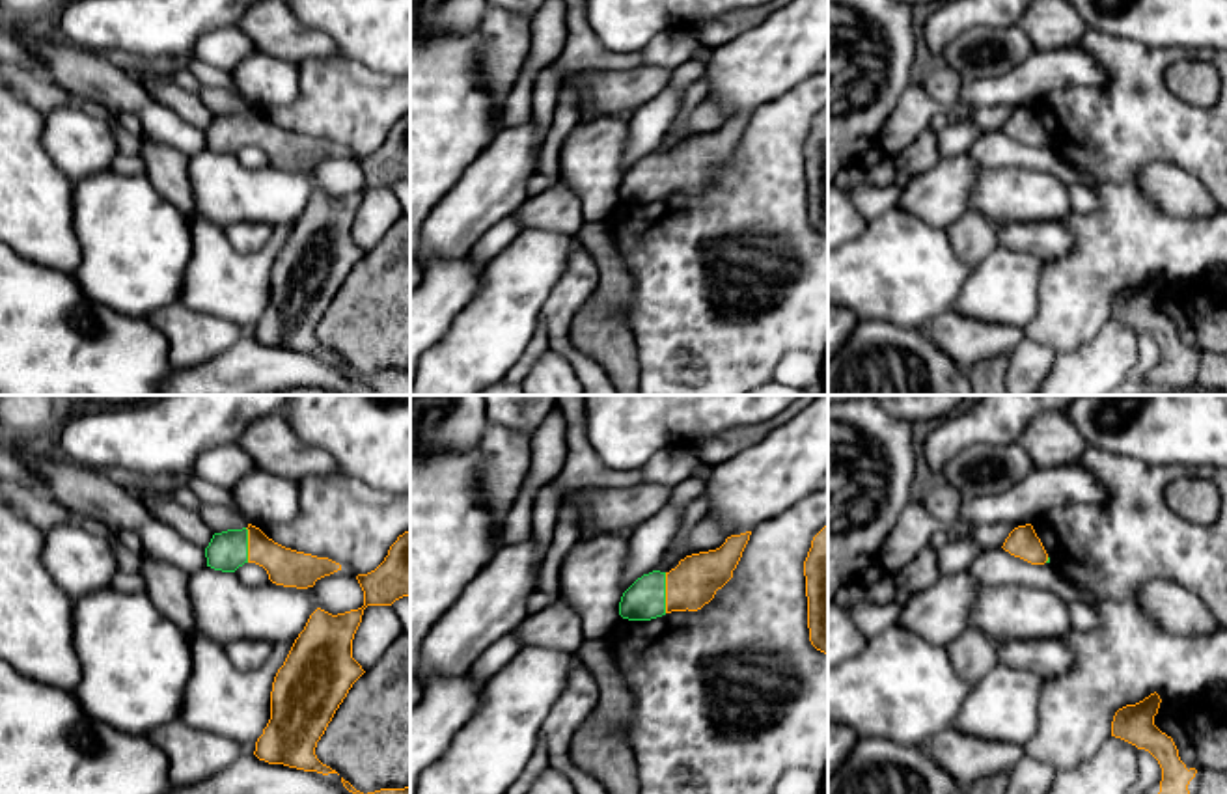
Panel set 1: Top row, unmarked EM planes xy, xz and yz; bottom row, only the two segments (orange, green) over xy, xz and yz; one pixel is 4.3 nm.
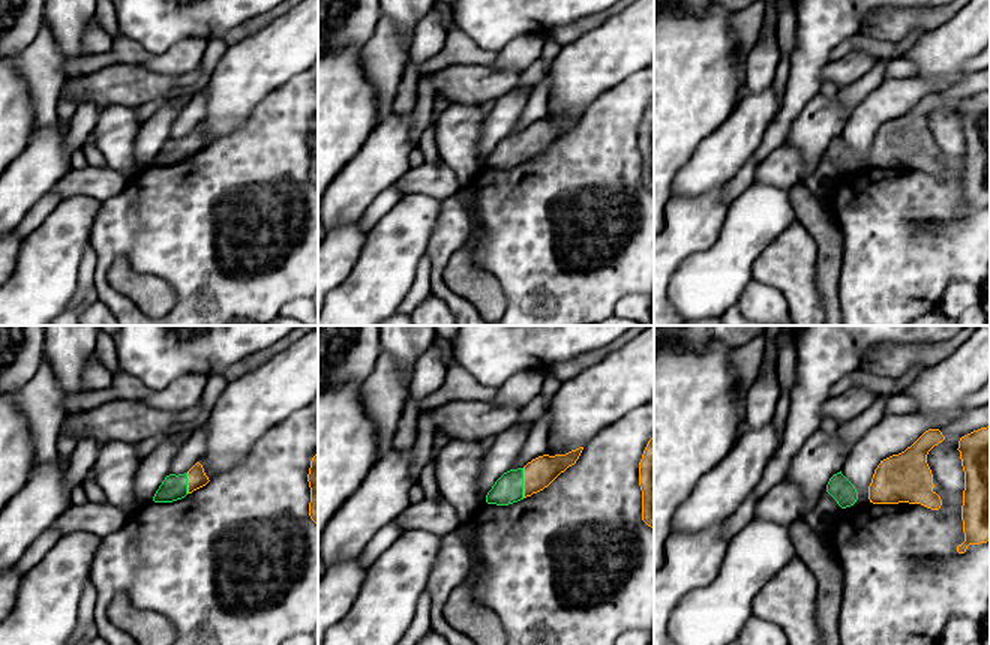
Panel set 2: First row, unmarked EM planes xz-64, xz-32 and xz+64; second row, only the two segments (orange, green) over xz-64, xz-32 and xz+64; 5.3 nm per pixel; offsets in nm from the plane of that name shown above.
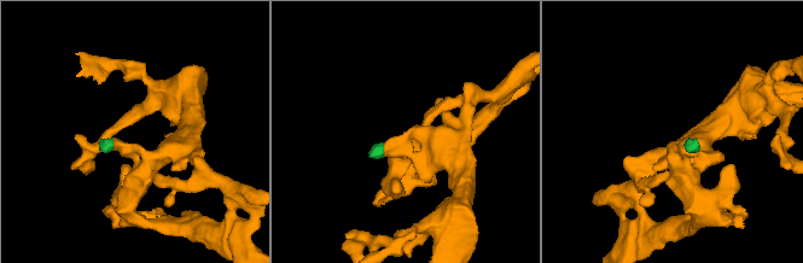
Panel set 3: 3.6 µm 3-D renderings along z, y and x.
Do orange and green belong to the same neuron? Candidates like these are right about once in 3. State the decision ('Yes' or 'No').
Yes

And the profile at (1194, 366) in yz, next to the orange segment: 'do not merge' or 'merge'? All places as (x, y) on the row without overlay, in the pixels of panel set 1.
merge

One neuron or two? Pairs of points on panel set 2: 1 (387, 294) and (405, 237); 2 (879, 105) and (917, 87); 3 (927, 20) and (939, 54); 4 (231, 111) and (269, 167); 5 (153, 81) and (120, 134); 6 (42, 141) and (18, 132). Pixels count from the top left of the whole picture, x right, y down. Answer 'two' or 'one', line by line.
1: one
2: one
3: two
4: two
5: two
6: two

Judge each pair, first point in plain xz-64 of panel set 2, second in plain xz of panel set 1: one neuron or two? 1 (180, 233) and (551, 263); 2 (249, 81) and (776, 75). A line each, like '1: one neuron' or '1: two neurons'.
1: two neurons
2: one neuron

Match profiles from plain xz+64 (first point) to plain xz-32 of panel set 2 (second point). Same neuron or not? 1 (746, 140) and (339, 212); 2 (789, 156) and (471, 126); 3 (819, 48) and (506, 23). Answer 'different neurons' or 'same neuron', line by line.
1: same neuron
2: different neurons
3: same neuron

